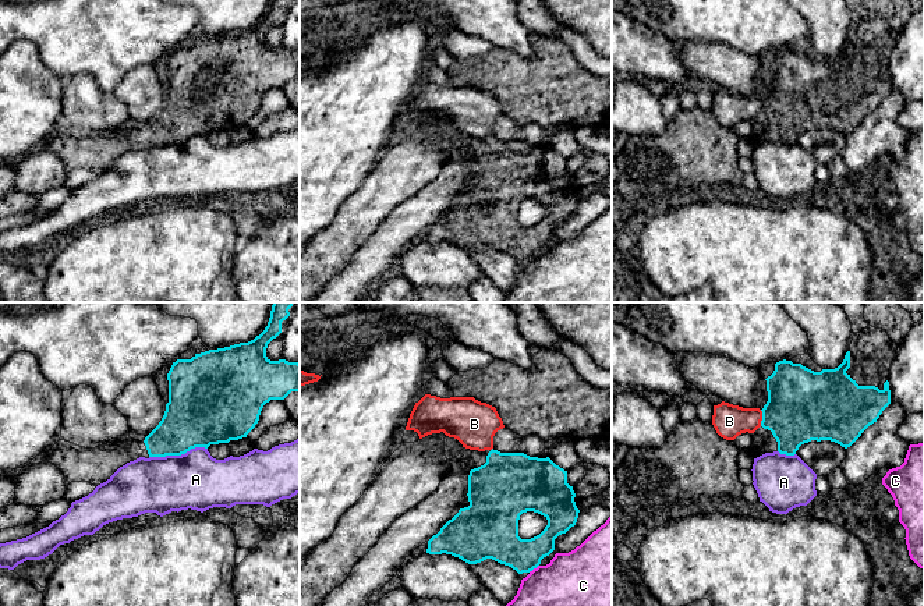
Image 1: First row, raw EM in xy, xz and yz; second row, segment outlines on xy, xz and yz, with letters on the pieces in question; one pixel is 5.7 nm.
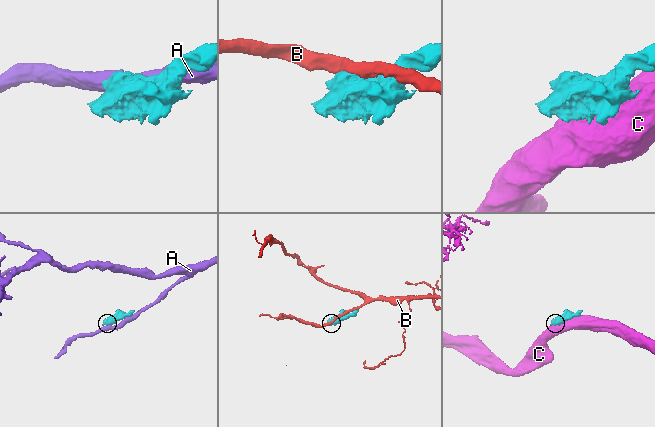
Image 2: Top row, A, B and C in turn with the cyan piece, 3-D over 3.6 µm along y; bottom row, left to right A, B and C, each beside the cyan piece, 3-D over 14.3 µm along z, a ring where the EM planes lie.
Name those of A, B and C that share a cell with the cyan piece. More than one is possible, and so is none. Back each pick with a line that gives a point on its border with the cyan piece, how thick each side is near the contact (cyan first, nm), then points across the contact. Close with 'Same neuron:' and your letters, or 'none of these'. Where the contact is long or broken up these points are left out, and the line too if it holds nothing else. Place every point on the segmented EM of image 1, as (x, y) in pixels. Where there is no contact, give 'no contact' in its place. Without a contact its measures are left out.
Same neuron: none of these

